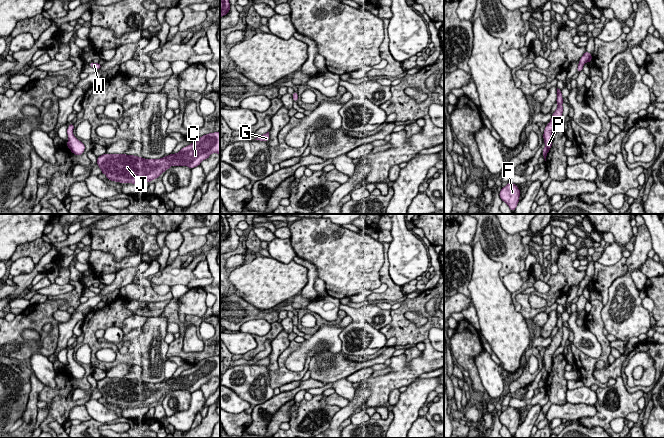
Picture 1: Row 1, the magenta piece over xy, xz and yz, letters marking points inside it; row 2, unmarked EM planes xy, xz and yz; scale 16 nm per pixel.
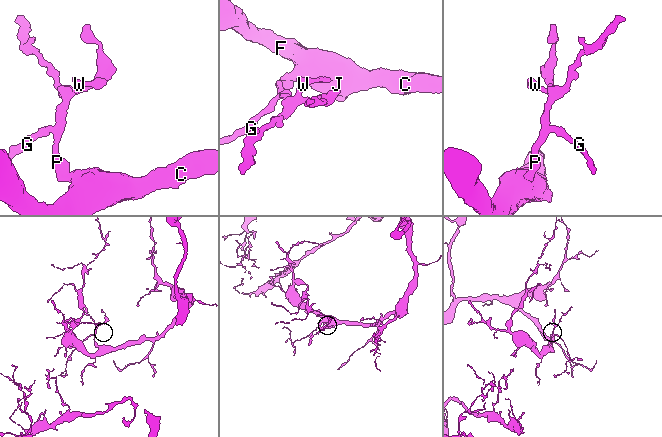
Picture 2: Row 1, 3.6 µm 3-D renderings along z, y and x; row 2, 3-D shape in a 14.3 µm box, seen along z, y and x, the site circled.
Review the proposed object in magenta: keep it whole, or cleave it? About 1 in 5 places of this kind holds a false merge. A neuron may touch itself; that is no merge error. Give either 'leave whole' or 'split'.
leave whole

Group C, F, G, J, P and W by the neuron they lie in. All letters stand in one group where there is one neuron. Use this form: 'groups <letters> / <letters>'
groups C F G J P W

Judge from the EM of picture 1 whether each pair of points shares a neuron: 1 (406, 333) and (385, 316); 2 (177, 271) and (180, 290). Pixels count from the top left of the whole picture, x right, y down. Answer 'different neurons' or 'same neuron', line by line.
1: different neurons
2: different neurons

